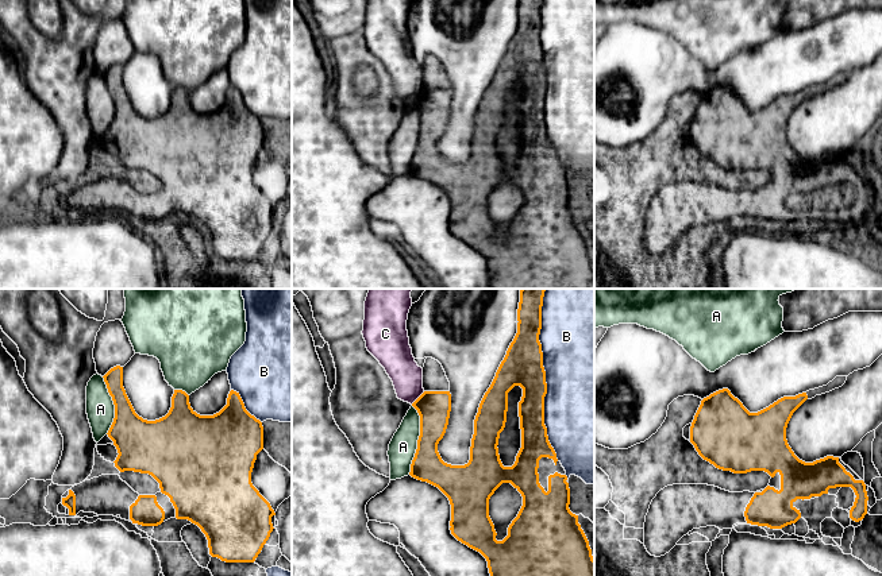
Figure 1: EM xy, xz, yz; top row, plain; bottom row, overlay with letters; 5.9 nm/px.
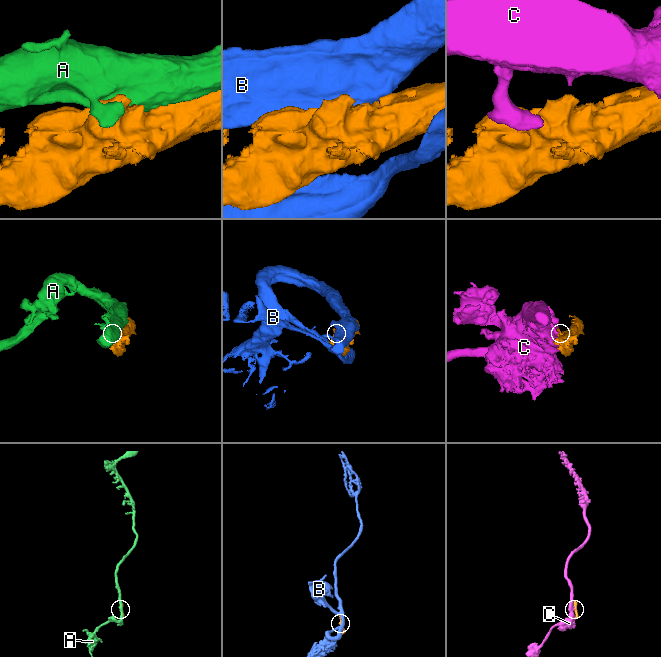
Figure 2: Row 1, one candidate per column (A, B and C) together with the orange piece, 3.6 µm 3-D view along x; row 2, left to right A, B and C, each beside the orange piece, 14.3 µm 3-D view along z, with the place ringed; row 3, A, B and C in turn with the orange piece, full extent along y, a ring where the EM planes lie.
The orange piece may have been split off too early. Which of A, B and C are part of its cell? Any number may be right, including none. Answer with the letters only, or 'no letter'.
no letter

